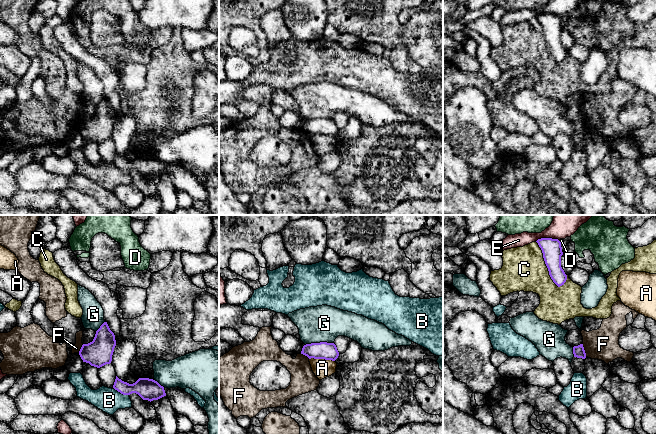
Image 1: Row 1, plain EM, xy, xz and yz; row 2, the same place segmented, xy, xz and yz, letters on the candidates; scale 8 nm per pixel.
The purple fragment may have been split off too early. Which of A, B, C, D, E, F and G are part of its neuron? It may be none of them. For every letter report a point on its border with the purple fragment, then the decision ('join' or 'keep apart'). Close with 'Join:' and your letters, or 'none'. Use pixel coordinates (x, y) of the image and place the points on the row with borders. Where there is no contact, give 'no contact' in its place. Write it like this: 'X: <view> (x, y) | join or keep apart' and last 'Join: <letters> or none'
A: xz (322, 358) | keep apart
B: xy (121, 393) | keep apart
C: yz (546, 265) | keep apart
D: yz (560, 242) | keep apart
E: yz (547, 238) | keep apart
F: yz (584, 350) | keep apart
G: xz (320, 342) | keep apart
Join: none

